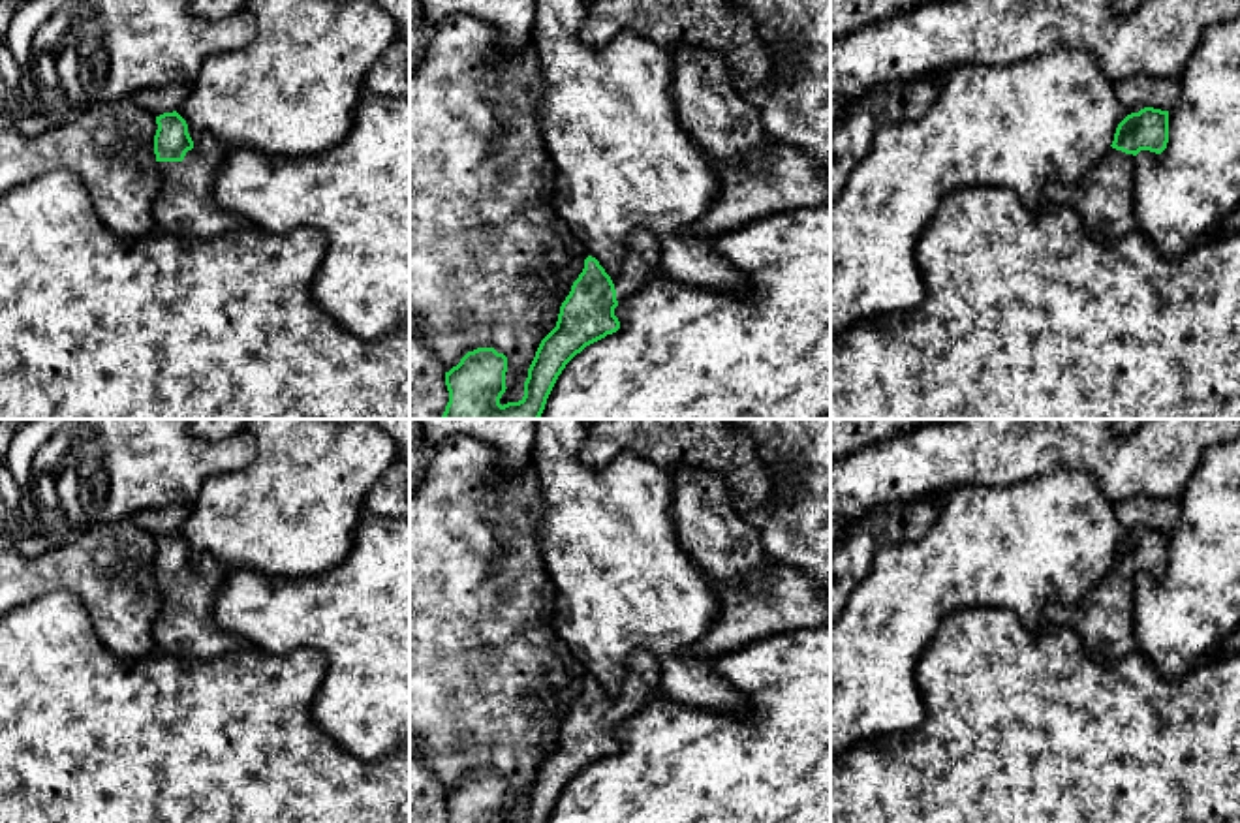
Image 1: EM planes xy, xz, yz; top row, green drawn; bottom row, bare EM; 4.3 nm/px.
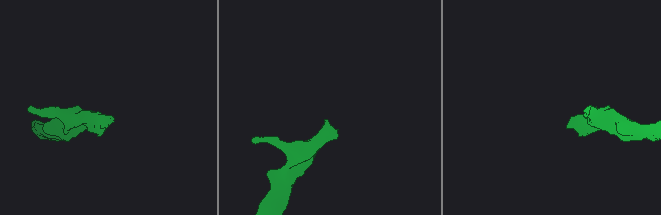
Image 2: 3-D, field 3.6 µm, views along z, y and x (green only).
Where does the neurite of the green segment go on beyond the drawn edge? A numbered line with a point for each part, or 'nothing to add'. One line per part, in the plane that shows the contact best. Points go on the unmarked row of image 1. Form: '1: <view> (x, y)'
1: xy (185, 626)

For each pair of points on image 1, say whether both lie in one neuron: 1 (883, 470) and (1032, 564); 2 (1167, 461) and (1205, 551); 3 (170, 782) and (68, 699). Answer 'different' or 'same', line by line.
1: different
2: different
3: same

